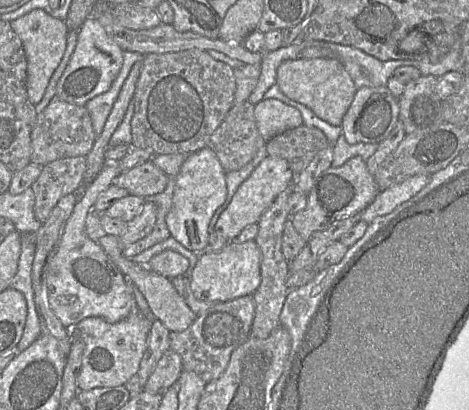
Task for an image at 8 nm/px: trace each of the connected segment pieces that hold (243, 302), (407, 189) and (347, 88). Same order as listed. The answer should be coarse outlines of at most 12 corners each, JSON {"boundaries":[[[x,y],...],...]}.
{"boundaries":[[[252,295],[170,332],[183,370],[208,383],[250,337]],[[417,174],[386,189],[361,211],[360,220],[392,212],[428,183]],[[338,58],[286,60],[276,84],[341,126],[357,91]]]}

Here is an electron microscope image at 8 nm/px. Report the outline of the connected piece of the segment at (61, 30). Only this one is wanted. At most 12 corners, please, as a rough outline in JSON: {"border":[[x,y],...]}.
{"border":[[34,9],[10,24],[37,105],[64,55],[65,20]]}

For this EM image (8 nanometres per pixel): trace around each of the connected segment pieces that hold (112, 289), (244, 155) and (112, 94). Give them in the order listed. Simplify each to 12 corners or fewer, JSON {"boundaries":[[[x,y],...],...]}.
{"boundaries":[[[105,161],[82,191],[47,269],[49,303],[67,328],[136,310],[132,283],[85,232],[122,172]],[[248,101],[232,106],[209,139],[225,172],[267,143]],[[124,51],[122,67],[106,92],[85,104],[96,136],[132,66],[144,55]]]}

